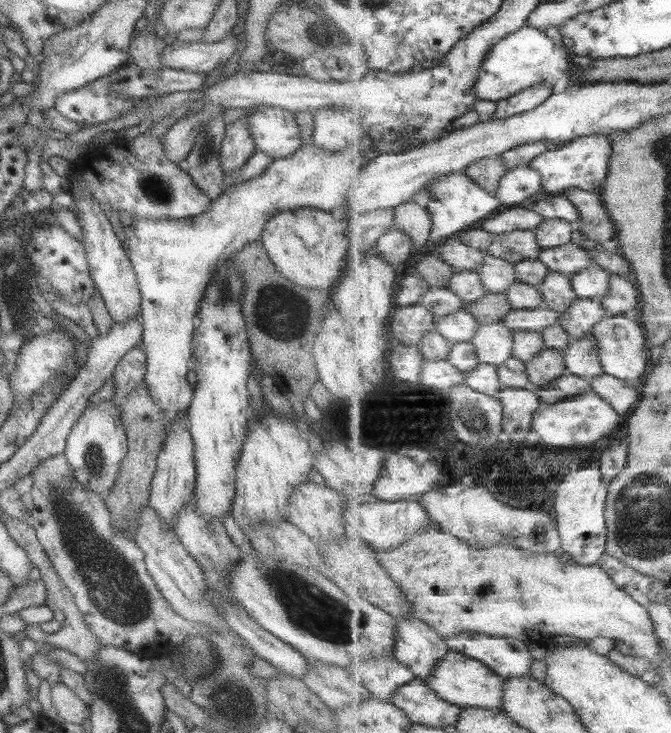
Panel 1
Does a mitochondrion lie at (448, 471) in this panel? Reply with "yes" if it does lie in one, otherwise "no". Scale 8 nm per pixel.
no

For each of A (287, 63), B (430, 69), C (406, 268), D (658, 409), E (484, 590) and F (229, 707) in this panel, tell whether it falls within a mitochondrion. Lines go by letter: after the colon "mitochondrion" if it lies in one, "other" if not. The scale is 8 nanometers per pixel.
A: other
B: other
C: other
D: mitochondrion
E: other
F: mitochondrion

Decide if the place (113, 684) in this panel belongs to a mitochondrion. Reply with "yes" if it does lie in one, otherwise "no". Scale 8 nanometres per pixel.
yes

